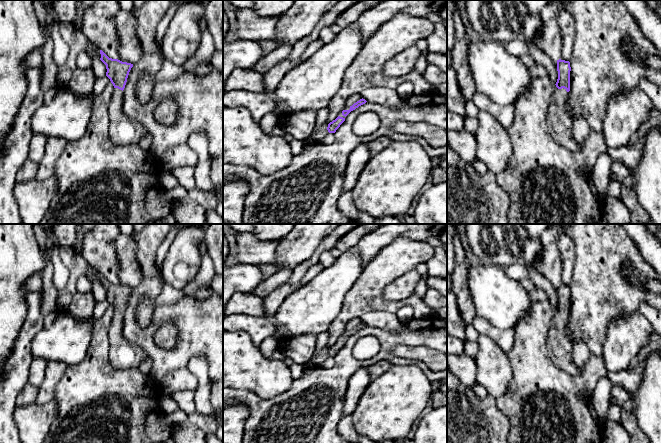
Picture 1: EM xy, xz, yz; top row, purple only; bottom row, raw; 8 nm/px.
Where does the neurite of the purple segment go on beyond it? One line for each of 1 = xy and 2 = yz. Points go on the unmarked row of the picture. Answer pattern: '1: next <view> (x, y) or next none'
1: next xy (123, 355)
2: next yz (559, 345)

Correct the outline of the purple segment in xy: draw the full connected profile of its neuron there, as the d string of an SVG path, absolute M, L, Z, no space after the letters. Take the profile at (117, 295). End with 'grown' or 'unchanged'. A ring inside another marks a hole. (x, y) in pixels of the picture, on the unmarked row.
M100 274L100 284L106 289L106 300L114 310L114 315L108 332L109 360L118 370L138 368L140 363L148 356L145 351L124 339L122 324L127 302L133 288L109 282Z; grown

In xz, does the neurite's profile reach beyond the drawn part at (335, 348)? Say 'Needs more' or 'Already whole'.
Needs more

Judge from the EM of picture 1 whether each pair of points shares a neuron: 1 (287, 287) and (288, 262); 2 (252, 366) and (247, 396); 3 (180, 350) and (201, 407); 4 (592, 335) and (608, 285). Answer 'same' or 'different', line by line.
1: different
2: different
3: different
4: same

